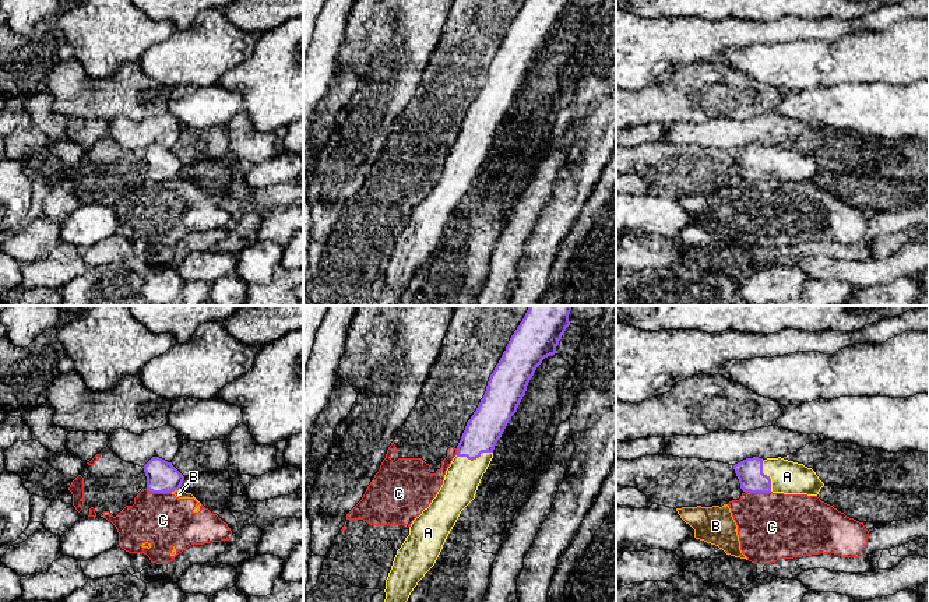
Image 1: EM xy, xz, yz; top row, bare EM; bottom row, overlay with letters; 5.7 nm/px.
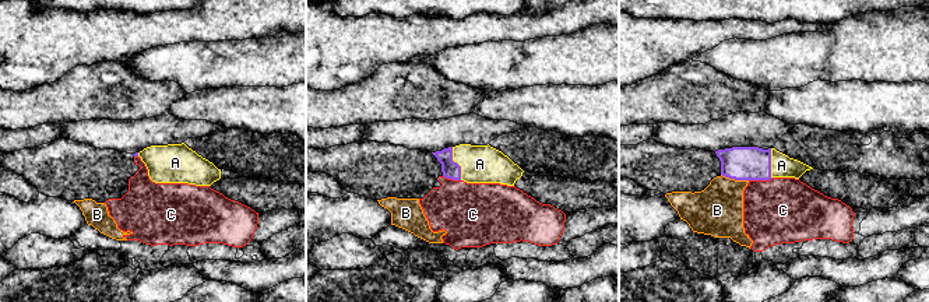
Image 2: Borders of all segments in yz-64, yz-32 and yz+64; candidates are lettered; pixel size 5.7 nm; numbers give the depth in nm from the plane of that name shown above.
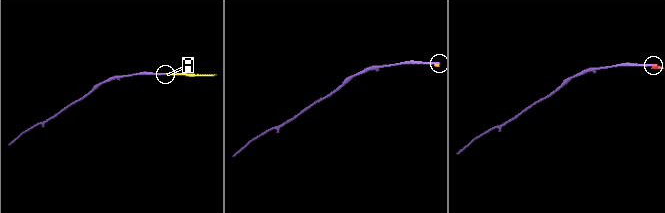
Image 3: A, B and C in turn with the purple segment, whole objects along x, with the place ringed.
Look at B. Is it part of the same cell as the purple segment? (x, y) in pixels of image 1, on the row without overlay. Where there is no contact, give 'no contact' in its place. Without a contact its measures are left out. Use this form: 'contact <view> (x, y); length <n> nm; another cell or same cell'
contact xy (175, 176); length 60 nm; another cell

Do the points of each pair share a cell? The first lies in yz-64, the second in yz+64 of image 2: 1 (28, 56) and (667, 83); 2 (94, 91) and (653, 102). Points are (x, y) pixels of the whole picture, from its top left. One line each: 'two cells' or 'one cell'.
1: two cells
2: one cell

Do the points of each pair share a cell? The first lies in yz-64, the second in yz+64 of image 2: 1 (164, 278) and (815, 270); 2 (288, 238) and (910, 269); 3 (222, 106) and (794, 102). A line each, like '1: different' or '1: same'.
1: different
2: different
3: same

